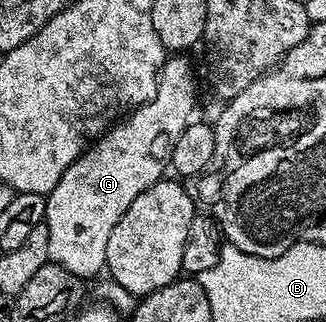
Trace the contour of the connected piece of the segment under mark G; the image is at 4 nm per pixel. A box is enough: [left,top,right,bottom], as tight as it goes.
[44,56,196,279]

